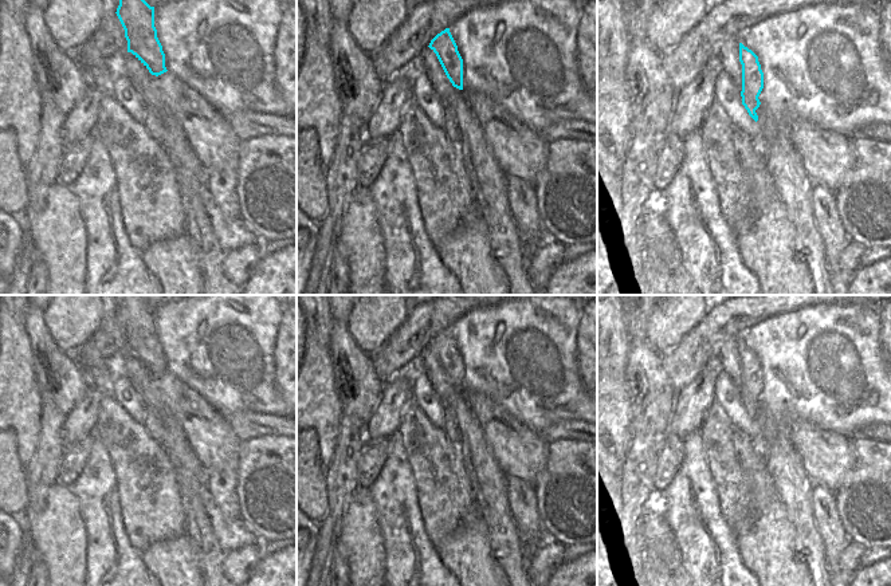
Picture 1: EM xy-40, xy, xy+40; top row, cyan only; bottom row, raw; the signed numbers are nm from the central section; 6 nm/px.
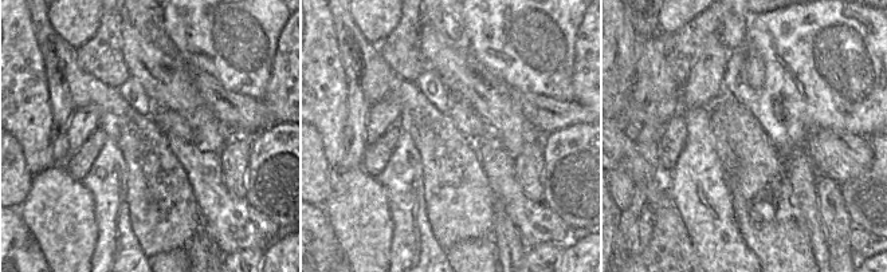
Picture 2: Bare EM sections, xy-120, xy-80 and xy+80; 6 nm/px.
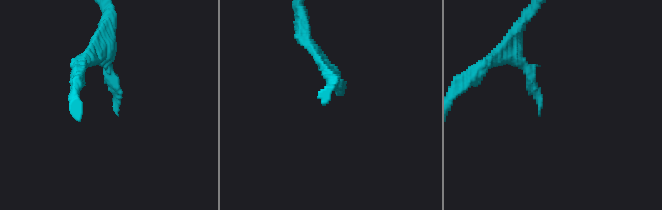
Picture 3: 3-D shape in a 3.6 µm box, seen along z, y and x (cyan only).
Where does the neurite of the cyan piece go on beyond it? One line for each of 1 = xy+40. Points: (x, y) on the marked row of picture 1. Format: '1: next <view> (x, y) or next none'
1: next none

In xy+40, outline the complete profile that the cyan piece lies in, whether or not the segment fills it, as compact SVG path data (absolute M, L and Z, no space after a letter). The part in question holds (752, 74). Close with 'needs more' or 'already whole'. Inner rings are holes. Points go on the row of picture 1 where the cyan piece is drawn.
M739 43L739 62L742 64L742 105L757 122L758 115L755 110L761 105L758 97L764 89L764 72L758 56L742 43Z; already whole

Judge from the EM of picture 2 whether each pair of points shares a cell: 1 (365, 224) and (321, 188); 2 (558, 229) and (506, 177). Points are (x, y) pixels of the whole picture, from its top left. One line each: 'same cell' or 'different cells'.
1: different cells
2: same cell

